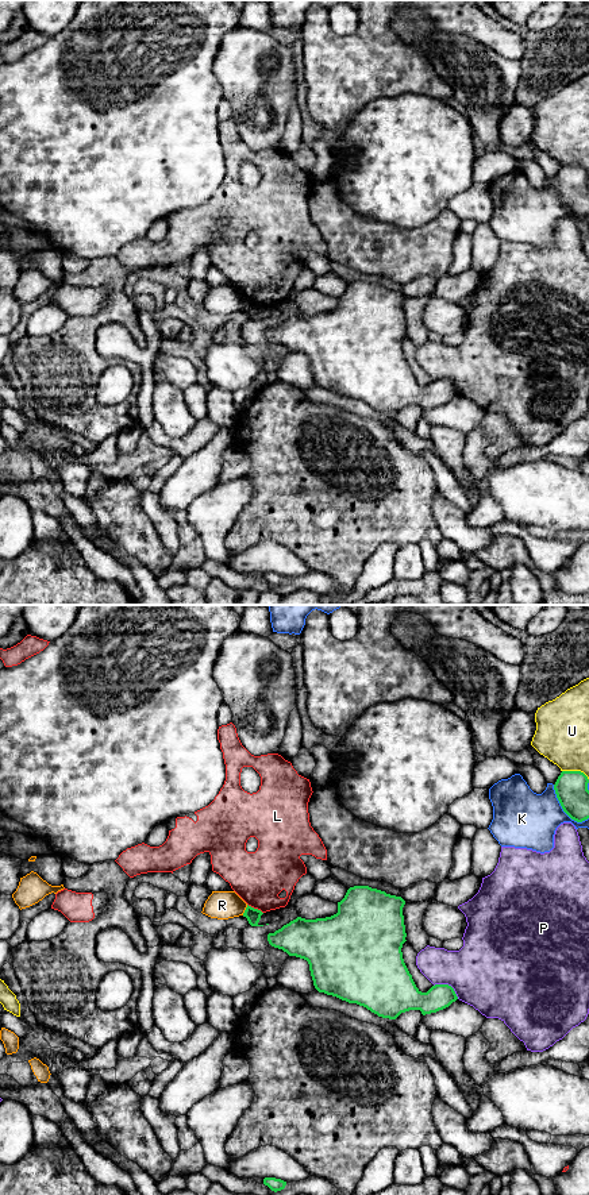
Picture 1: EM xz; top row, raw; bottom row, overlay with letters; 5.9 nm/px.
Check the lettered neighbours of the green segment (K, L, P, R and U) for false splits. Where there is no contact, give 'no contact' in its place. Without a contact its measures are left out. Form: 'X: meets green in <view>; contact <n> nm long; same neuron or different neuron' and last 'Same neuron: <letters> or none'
K: meets green in xz; contact 300 nm long; different neuron
L: meets green in xz; contact 110 nm long; different neuron
P: meets green in xz; contact 170 nm long; different neuron
R: meets green in xz; contact 70 nm long; different neuron
U: meets green in xz; contact 170 nm long; different neuron
Same neuron: none

